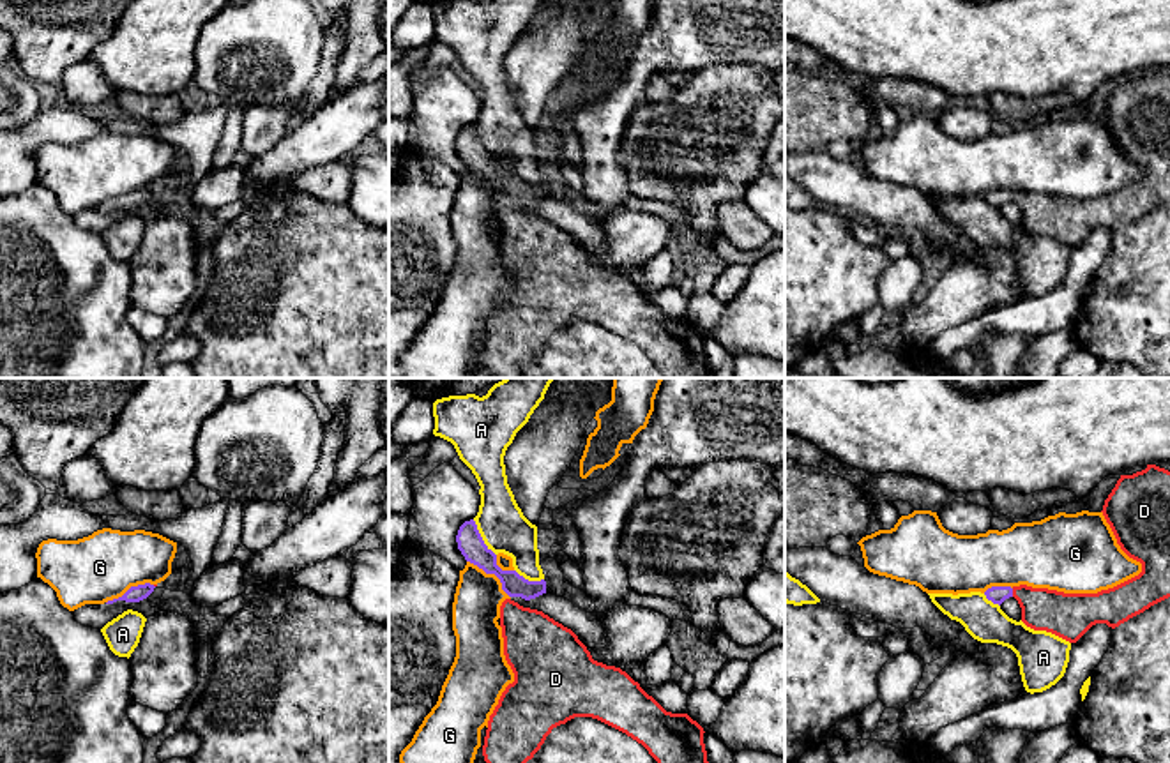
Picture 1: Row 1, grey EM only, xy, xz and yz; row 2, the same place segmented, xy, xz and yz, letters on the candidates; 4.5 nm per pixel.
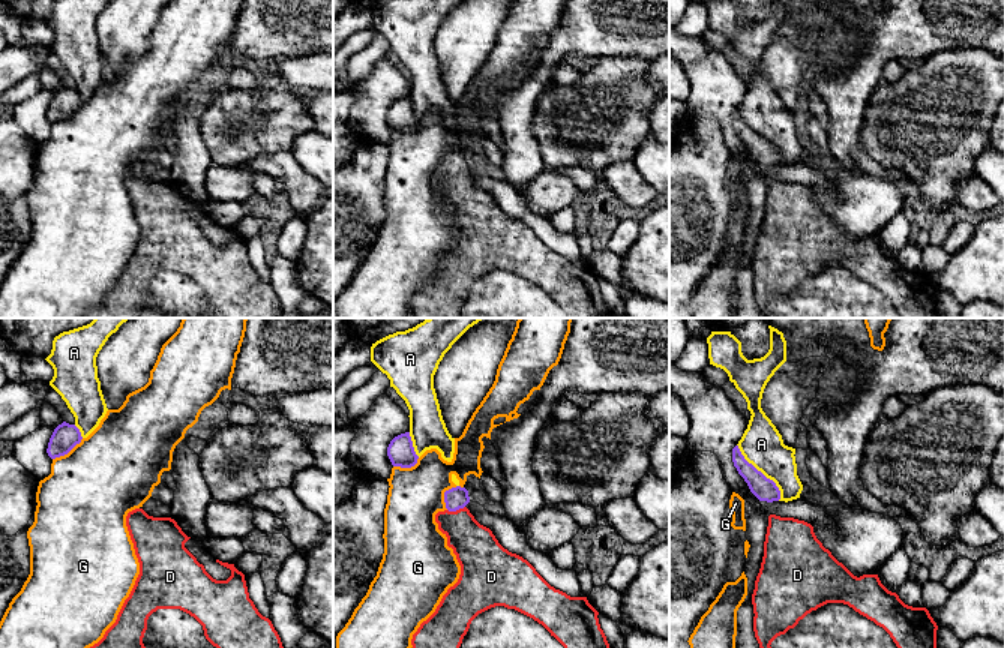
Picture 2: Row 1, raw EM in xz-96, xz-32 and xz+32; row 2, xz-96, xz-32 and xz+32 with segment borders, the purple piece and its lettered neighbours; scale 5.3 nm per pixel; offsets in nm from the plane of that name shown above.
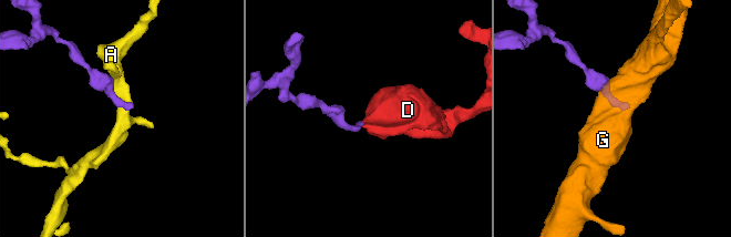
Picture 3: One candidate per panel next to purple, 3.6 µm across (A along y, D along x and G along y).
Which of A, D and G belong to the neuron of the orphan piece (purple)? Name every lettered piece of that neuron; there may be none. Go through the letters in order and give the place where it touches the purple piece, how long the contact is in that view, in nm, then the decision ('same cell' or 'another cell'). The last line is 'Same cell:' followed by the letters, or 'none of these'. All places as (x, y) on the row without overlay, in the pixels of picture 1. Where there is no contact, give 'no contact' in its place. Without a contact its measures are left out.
A: meets purple in xz at (481, 142); contact 200 nm long; another cell
D: meets purple in yz at (1011, 196); contact 40 nm long; same cell
G: meets purple in xz at (492, 177); contact 260 nm long; another cell
Same cell: D

